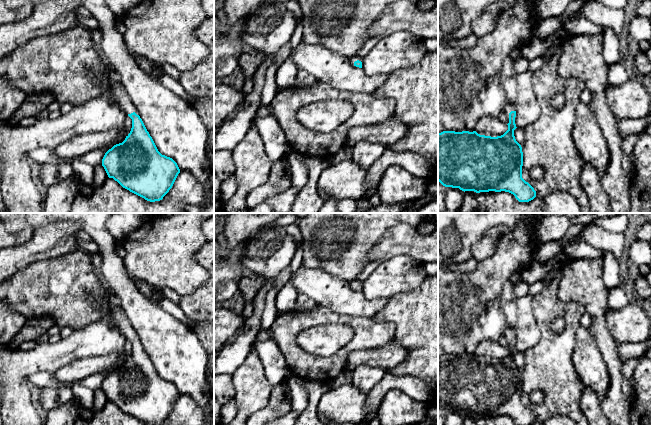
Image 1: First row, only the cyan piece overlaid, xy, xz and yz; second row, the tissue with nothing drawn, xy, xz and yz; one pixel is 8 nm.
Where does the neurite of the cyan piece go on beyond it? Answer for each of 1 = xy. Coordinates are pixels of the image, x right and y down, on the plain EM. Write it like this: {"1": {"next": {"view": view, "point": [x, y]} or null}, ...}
{"1": {"next": {"view": "xy", "point": [123, 323]}}}

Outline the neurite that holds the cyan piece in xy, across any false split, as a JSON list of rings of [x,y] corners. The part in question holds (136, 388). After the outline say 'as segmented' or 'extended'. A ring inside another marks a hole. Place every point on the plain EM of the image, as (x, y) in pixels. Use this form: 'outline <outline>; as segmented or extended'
outline [[[118,306],[113,310],[113,314],[118,328],[132,343],[132,352],[122,367],[114,369],[105,377],[102,390],[108,401],[113,402],[123,412],[147,425],[160,425],[172,412],[180,393],[172,382],[158,375],[123,309]]]; extended

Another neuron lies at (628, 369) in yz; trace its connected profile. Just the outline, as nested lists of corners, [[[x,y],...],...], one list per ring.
[[[631,358],[628,361],[626,361],[624,366],[623,366],[623,375],[625,376],[625,378],[627,379],[627,381],[630,385],[630,401],[631,401],[631,404],[633,403],[634,398],[636,396],[634,380],[633,380],[634,369],[641,359],[642,358]]]

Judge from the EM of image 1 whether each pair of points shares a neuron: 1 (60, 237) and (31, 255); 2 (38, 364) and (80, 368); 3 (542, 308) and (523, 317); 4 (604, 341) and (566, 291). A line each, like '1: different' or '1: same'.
1: same
2: different
3: different
4: same

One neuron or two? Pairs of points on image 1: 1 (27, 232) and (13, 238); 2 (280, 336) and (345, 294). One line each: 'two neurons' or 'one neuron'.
1: one neuron
2: two neurons

